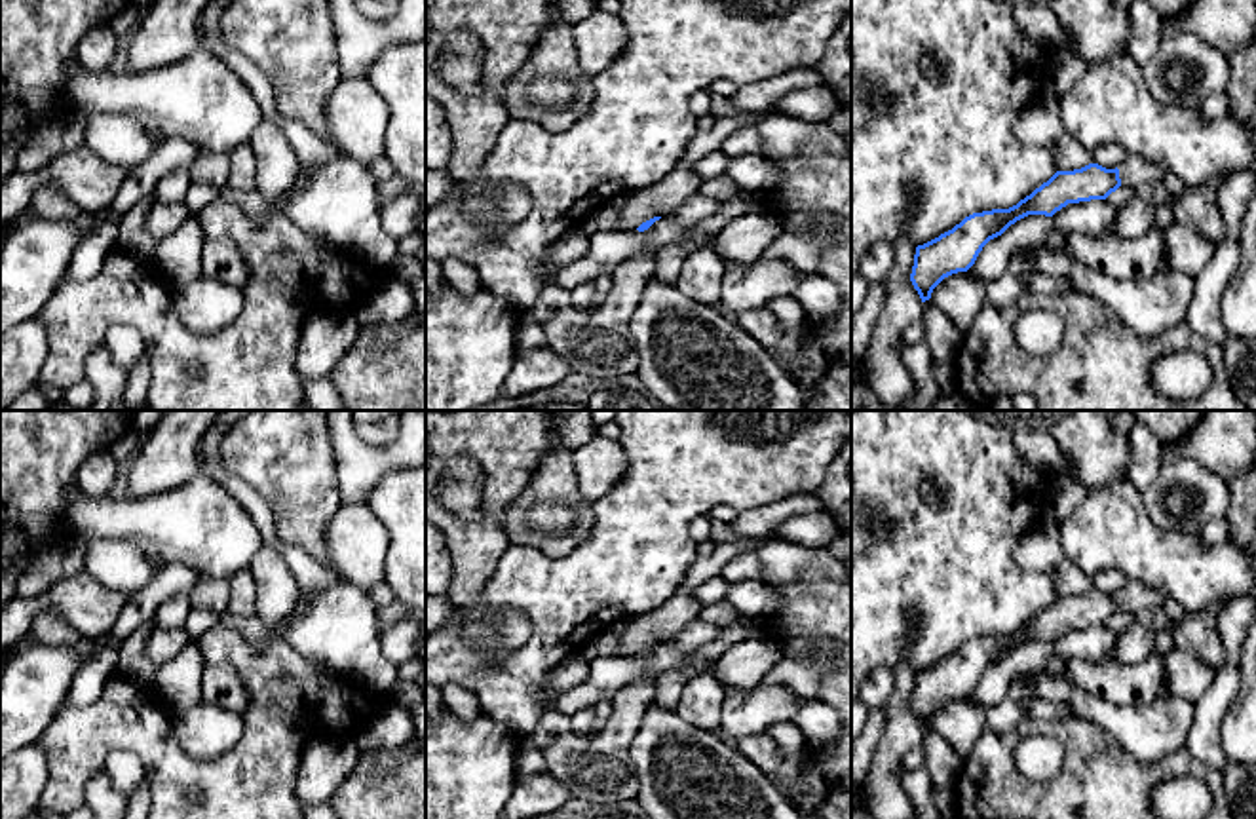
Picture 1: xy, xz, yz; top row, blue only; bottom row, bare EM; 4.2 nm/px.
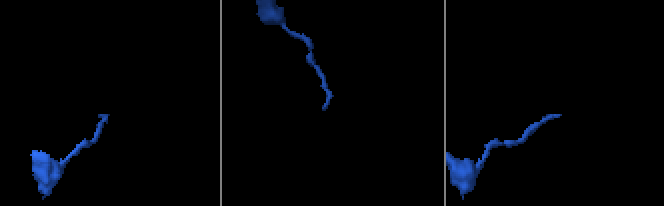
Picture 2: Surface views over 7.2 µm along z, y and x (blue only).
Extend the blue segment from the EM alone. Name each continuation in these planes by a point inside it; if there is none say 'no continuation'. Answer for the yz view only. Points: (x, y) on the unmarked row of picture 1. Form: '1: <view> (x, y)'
1: yz (1135, 597)

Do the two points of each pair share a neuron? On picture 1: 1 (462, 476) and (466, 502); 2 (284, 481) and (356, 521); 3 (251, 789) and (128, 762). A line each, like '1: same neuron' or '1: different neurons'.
1: same neuron
2: different neurons
3: different neurons

